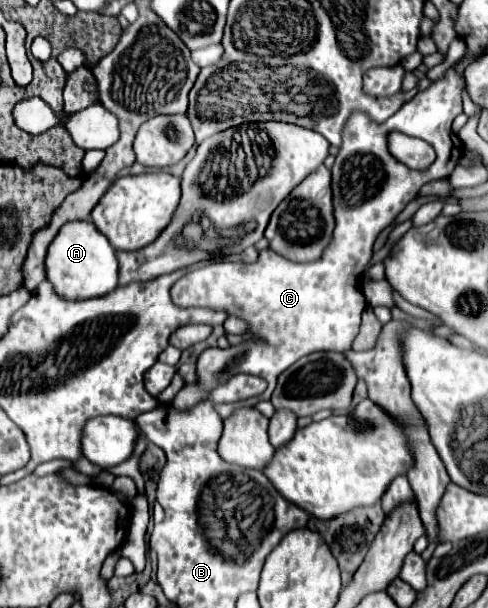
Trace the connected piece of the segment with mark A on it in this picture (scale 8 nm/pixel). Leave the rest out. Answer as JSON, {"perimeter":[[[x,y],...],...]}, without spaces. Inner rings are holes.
{"perimeter":[[[69,221],[65,223],[47,249],[47,281],[53,283],[55,293],[67,301],[83,301],[101,297],[117,287],[117,255],[105,235],[93,225],[93,221]]]}

